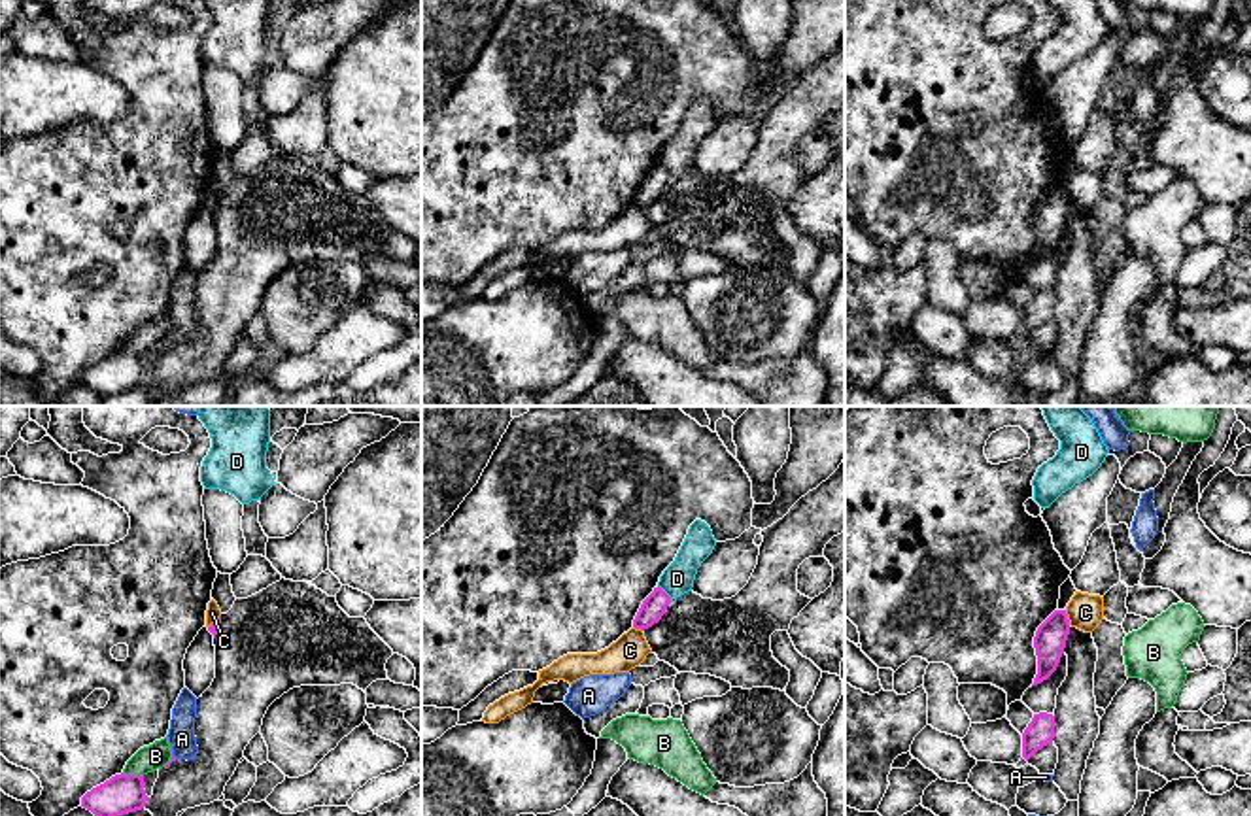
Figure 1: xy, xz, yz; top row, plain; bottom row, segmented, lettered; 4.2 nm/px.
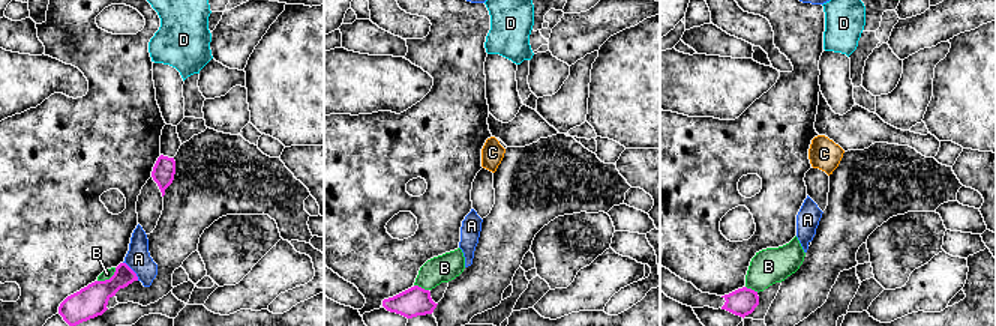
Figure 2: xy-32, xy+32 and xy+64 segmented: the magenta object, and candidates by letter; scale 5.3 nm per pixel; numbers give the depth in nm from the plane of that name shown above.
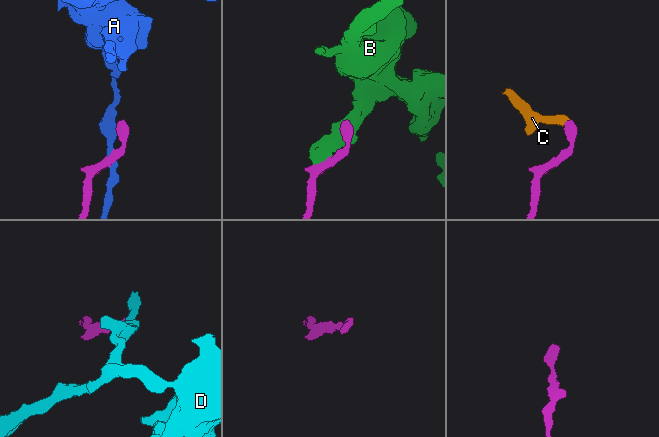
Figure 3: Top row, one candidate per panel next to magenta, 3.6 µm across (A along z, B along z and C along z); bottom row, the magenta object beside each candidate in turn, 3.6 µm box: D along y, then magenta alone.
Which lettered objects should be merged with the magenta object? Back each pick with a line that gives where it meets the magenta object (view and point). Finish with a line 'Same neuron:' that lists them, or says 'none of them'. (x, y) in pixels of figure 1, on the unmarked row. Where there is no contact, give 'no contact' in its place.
Same neuron: none of them

